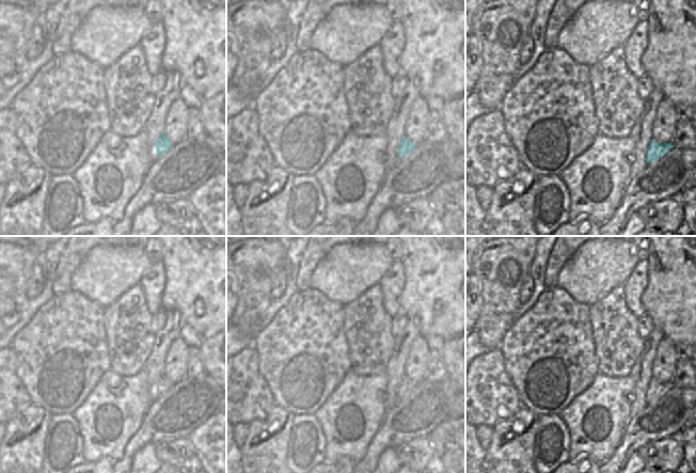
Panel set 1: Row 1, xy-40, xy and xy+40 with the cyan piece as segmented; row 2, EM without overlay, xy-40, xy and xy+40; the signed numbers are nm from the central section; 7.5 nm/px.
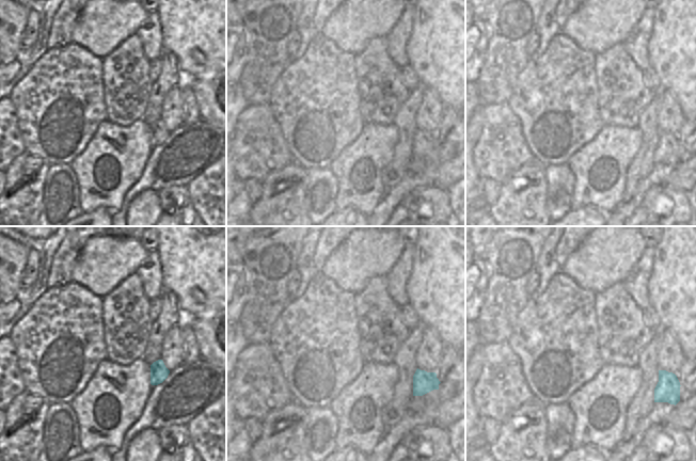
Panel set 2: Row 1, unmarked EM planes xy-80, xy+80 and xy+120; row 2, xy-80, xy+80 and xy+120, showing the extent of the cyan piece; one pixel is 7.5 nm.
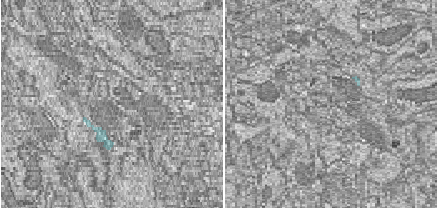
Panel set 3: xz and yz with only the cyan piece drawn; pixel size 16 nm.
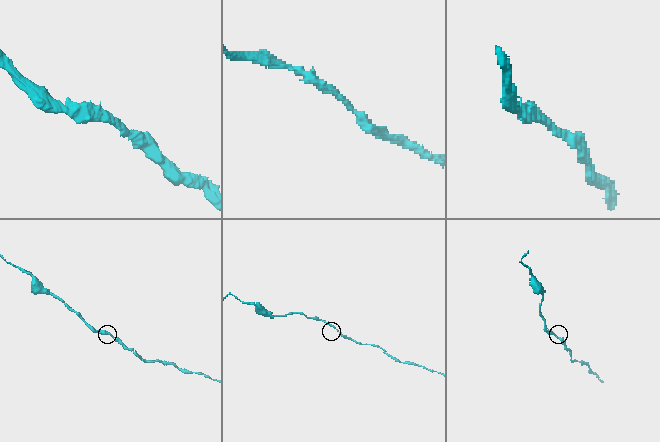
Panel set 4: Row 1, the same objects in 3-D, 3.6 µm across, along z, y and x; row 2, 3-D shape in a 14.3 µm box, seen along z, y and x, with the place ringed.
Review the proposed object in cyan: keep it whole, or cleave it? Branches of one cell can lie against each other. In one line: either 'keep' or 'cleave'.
keep

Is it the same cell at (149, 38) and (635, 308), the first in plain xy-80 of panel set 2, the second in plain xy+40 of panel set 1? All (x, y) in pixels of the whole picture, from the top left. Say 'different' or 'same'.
same

